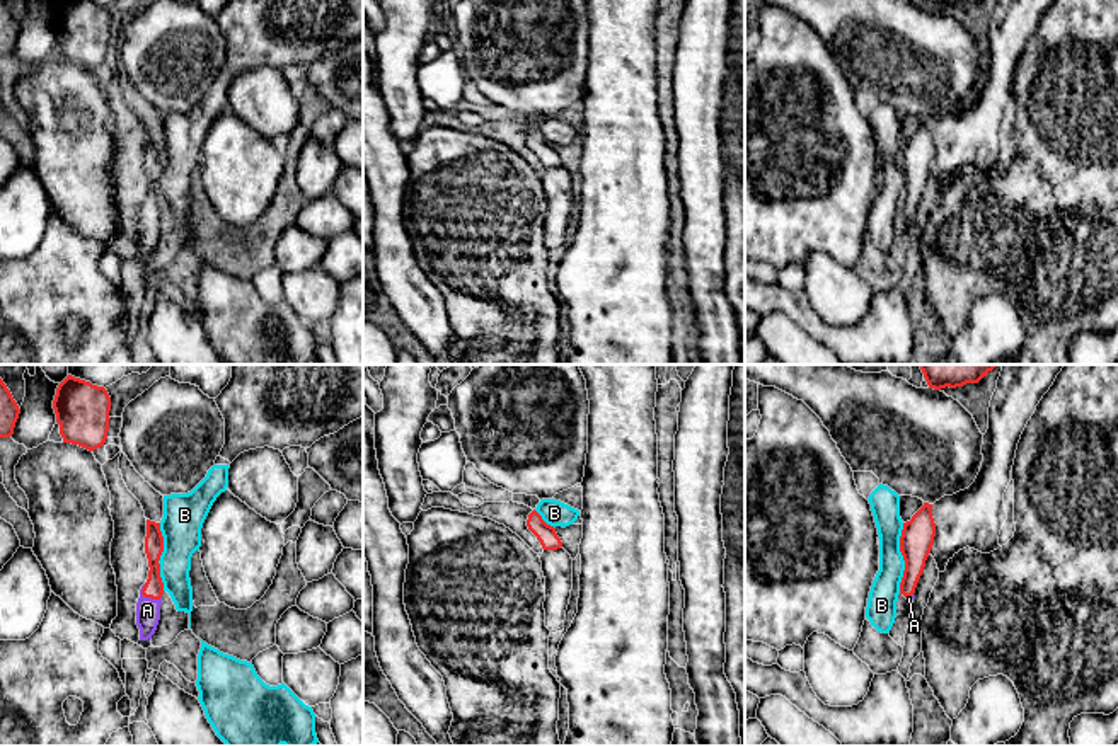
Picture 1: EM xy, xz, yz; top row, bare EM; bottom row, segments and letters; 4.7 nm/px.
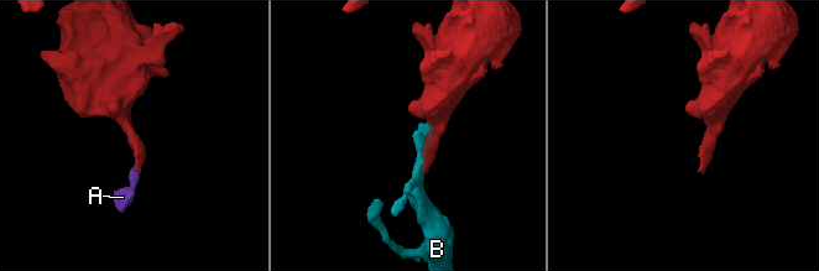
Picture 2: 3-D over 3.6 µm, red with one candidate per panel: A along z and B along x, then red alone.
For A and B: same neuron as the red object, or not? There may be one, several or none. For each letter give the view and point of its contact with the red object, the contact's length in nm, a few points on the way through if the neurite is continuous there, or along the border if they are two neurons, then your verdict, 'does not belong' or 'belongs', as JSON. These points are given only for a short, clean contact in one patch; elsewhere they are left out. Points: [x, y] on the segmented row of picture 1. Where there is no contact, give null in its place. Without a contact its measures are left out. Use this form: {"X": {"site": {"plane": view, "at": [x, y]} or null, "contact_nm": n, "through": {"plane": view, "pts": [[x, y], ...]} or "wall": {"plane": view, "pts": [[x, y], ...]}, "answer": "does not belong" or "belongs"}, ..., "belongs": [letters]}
{"A": {"site": {"plane": "xy", "at": [149, 596]}, "contact_nm": 110, "through": {"plane": "xy", "pts": [[154, 544], [154, 588], [149, 596], [147, 610]]}, "answer": "belongs"}, "B": {"site": {"plane": "yz", "at": [904, 559]}, "contact_nm": 340, "wall": {"plane": "yz", "pts": [[904, 523], [900, 537], [904, 576], [899, 593]]}, "answer": "does not belong"}, "belongs": ["A"]}

